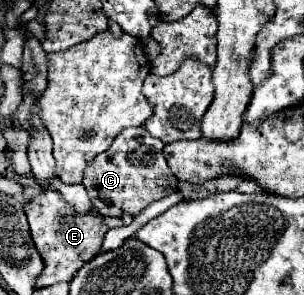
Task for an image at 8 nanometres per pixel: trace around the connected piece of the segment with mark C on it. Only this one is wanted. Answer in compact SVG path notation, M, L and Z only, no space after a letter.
M138 126L136 132L120 132L112 146L104 154L98 154L96 162L92 162L84 174L82 184L86 186L94 208L104 216L136 216L152 202L176 192L178 178L172 174L162 148L164 142L150 136L144 126Z

